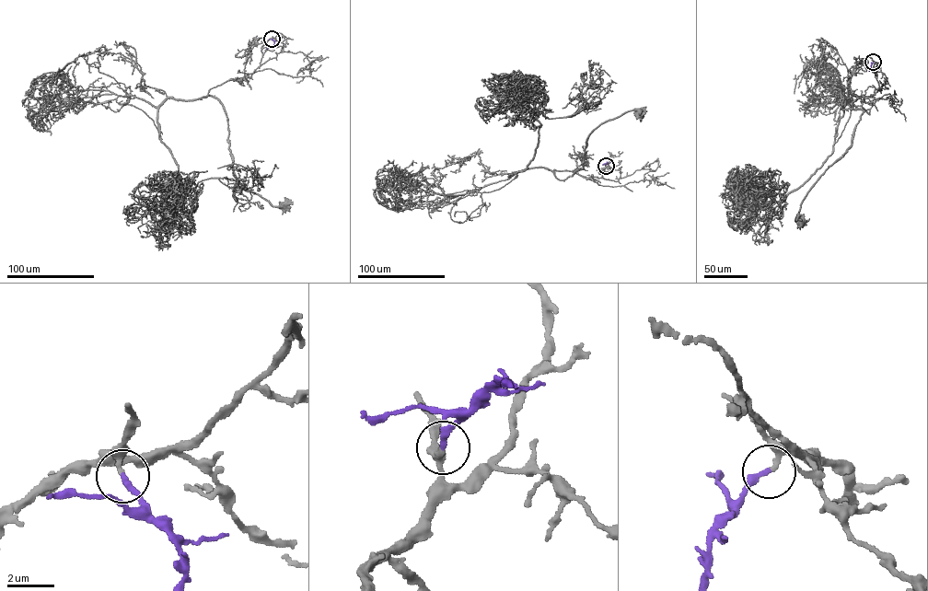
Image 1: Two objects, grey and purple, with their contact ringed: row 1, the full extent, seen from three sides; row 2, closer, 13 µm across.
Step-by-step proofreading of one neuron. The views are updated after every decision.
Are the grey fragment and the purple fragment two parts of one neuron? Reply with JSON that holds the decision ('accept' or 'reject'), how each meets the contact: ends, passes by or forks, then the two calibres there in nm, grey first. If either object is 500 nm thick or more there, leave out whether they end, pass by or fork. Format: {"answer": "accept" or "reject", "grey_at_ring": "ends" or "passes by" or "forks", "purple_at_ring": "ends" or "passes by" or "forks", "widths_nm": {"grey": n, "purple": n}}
{"answer": "accept", "grey_at_ring": "passes by", "purple_at_ring": "ends", "widths_nm": {"grey": 160, "purple": 260}}

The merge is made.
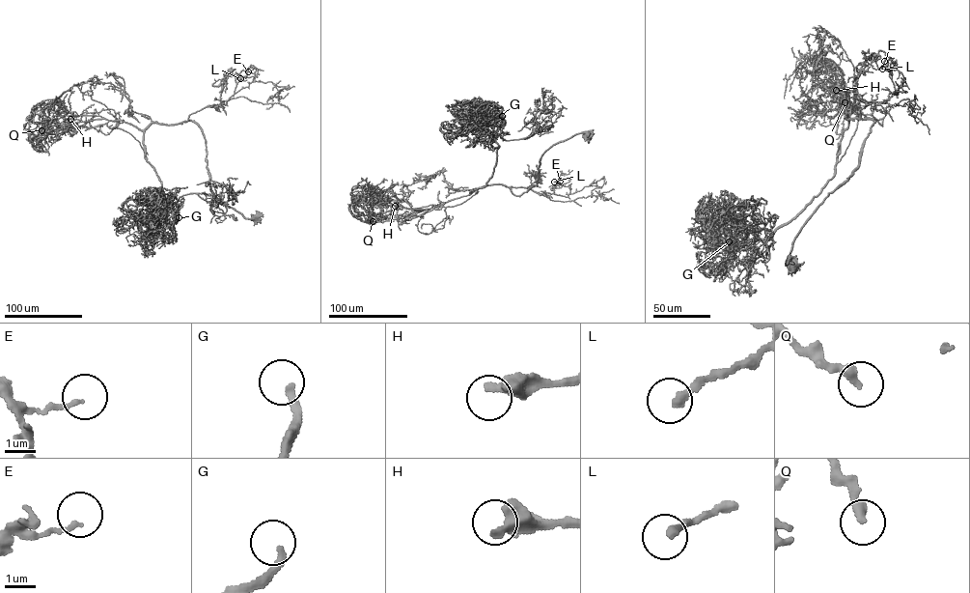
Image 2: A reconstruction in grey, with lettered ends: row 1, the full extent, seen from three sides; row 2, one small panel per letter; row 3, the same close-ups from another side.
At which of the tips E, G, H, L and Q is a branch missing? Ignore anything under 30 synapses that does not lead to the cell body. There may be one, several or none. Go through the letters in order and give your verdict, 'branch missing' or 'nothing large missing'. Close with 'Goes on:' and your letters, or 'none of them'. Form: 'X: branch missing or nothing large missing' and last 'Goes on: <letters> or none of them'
E: nothing large missing
G: branch missing
H: branch missing
L: nothing large missing
Q: branch missing
Goes on: G, H, Q

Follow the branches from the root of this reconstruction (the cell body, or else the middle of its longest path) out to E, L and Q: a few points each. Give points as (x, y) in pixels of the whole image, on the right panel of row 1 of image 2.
E: (790, 265), (800, 228), (858, 166), (873, 122), (860, 110), (895, 90), (894, 64), (884, 61)
L: (790, 265), (800, 228), (858, 166), (873, 122), (860, 110), (895, 90), (890, 57), (882, 69)
Q: (790, 265), (797, 233), (858, 166), (873, 123), (845, 112), (848, 121), (854, 98), (844, 92), (845, 102)

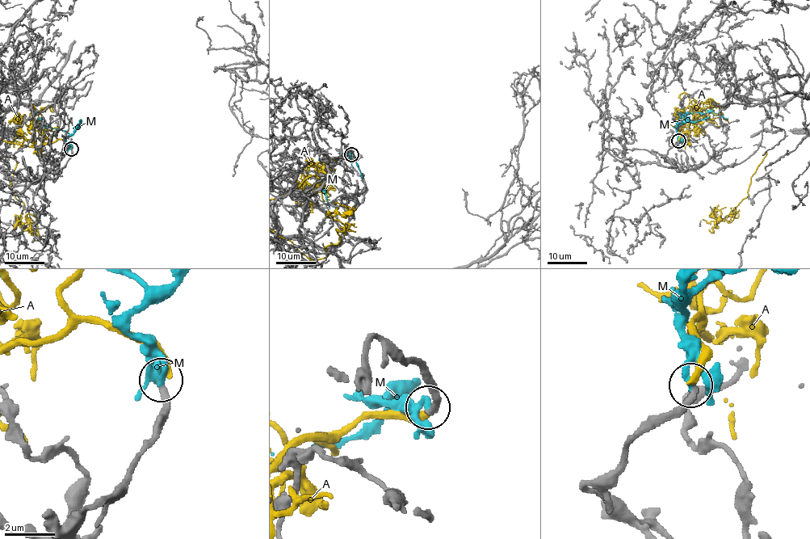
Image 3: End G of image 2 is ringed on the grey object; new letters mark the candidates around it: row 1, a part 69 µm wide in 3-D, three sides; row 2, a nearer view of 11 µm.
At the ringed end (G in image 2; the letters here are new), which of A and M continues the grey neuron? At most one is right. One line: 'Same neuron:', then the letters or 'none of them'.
Same neuron: M

